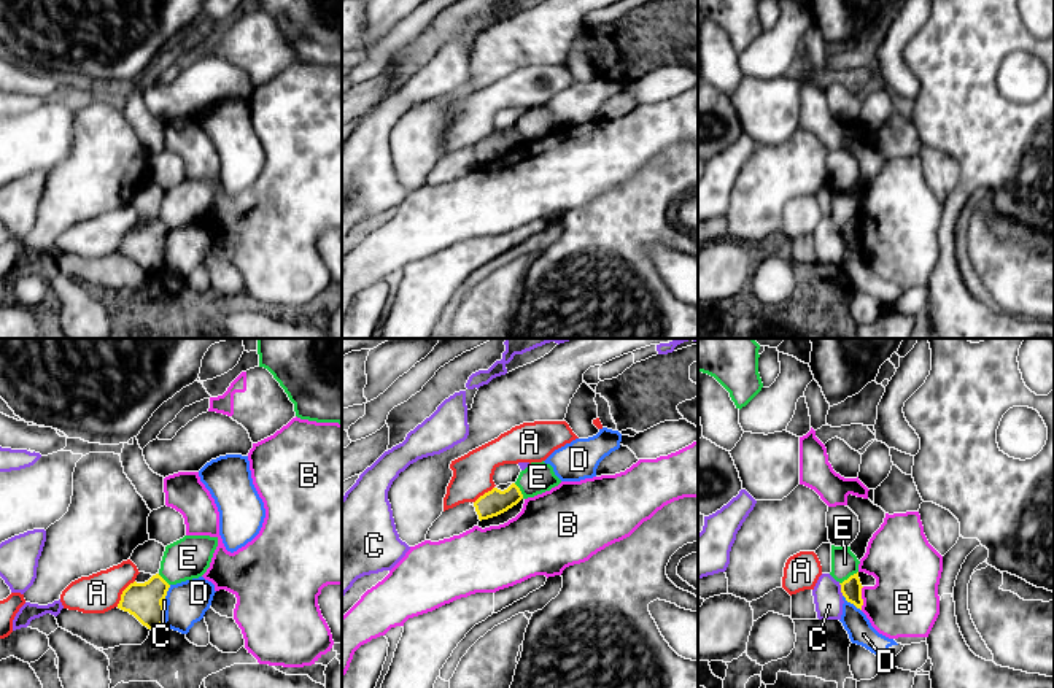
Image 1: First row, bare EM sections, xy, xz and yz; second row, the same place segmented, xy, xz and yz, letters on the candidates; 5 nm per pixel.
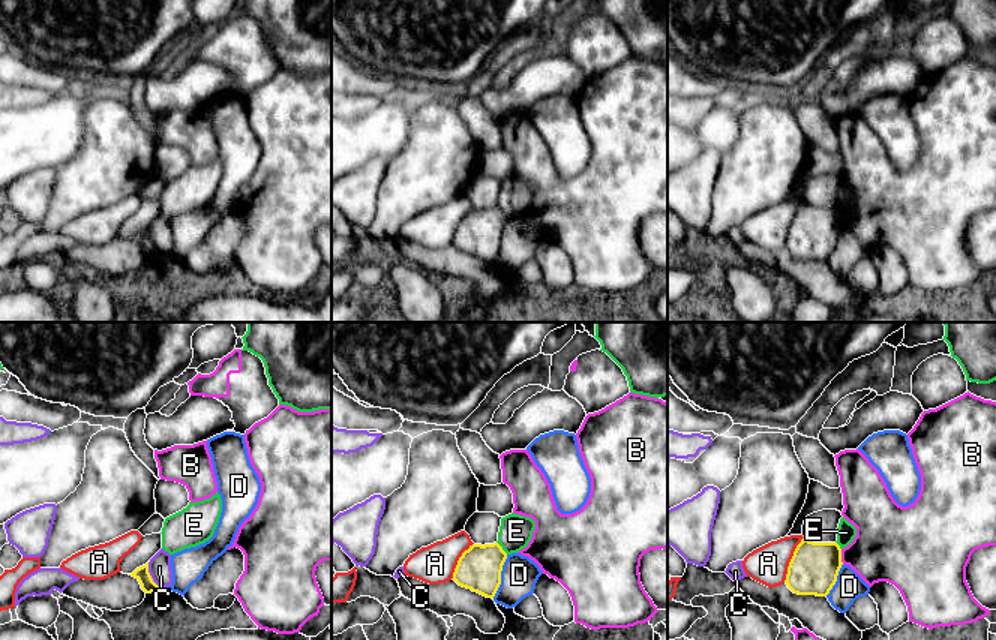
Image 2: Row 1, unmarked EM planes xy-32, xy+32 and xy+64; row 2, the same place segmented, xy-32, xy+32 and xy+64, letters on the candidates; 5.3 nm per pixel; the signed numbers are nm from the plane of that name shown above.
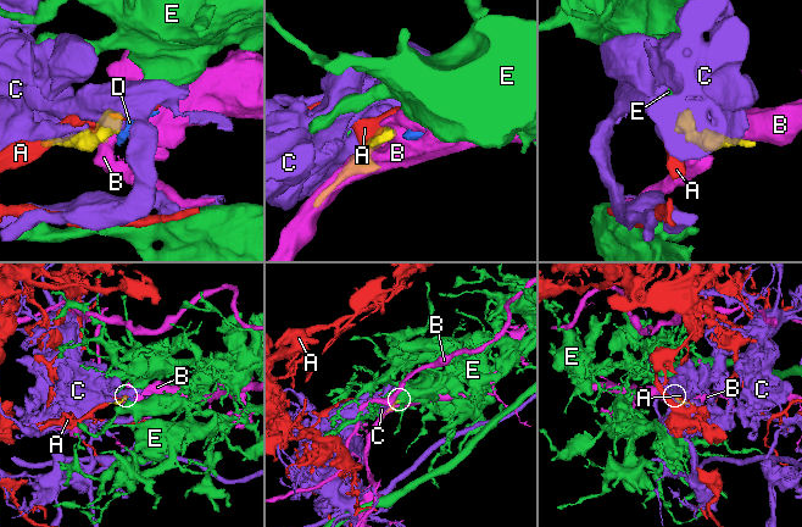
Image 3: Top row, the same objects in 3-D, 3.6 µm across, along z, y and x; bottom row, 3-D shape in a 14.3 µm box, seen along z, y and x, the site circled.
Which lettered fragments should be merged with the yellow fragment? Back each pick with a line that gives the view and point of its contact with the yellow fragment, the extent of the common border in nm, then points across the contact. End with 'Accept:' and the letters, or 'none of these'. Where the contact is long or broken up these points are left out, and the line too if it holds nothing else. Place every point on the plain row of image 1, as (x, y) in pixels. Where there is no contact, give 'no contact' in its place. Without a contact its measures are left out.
Accept: none of these

